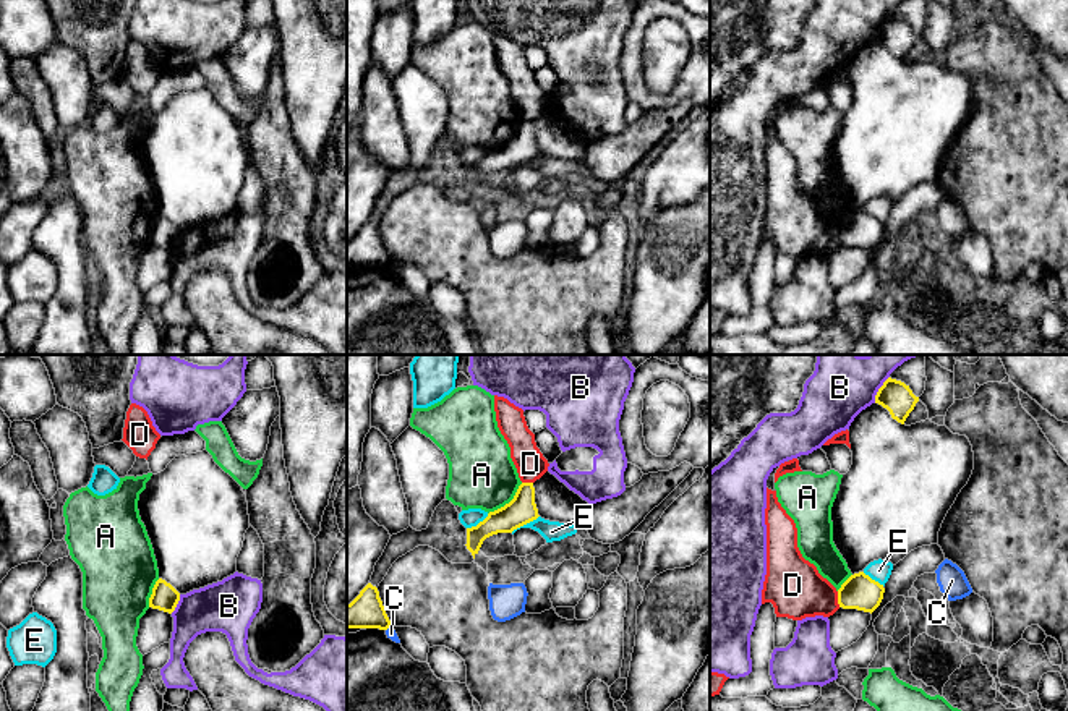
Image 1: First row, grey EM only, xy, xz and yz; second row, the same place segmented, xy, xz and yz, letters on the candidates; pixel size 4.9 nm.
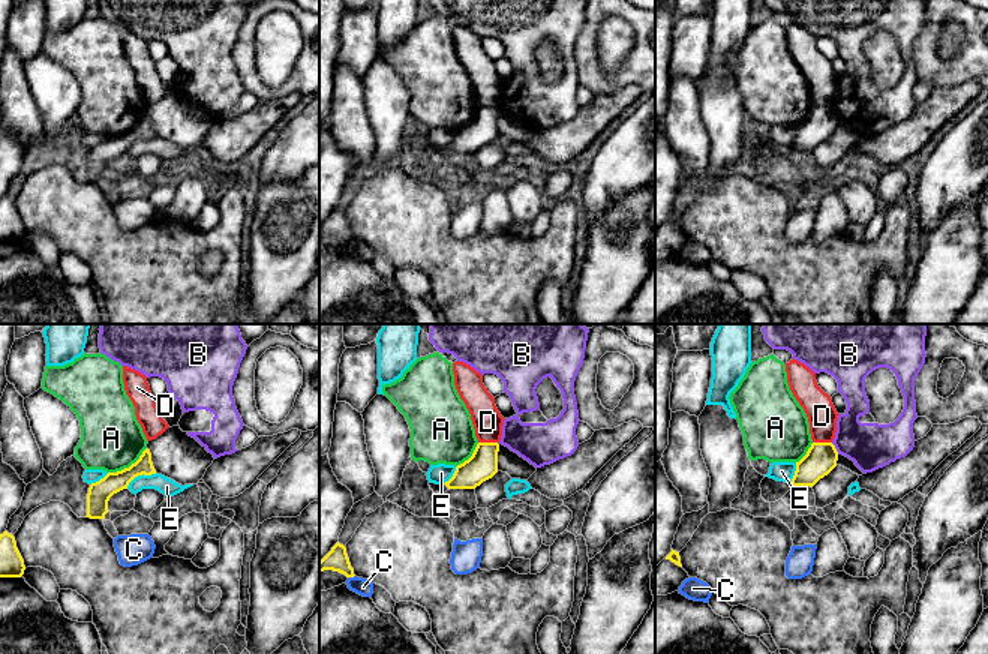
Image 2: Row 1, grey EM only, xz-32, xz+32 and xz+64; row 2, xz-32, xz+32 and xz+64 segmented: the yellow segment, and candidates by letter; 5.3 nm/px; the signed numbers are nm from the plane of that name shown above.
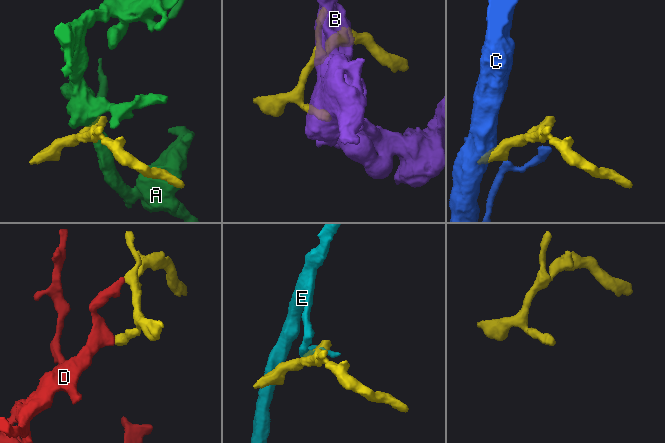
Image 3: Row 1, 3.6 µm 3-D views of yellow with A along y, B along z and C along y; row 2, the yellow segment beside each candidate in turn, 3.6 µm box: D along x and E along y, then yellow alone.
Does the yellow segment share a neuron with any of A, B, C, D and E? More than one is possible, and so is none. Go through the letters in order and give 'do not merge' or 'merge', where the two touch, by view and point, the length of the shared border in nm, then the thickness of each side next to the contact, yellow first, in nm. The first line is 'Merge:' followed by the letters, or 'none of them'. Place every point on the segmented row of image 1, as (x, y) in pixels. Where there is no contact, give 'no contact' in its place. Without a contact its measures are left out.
Merge: none of them
A: do not merge | xz (509, 502) | 240 nm | 140/340 nm
B: do not merge | yz (879, 389) | 150 nm | 160/320 nm
C: do not merge | xz (388, 627) | 30 nm | 170/50 nm
D: do not merge | yz (838, 600) | 80 nm | 180/280 nm
E: do not merge | xz (524, 523) | 170 nm | 140/100 nm

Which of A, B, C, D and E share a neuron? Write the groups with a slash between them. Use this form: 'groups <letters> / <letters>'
groups A / B / C / D / E

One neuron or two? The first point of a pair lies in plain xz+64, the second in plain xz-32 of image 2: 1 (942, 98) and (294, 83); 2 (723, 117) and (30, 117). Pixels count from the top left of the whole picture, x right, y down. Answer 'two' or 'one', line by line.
1: two
2: two

